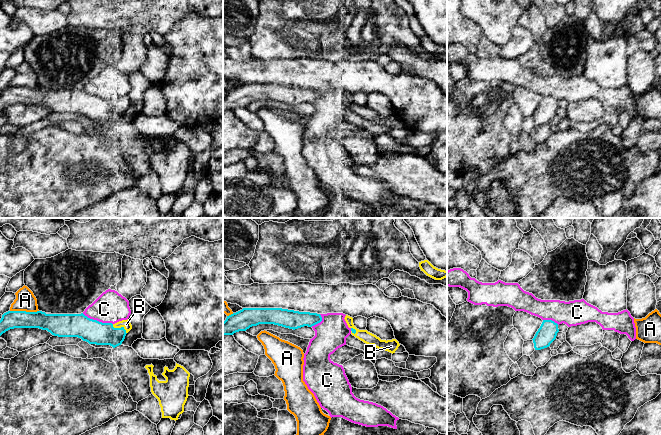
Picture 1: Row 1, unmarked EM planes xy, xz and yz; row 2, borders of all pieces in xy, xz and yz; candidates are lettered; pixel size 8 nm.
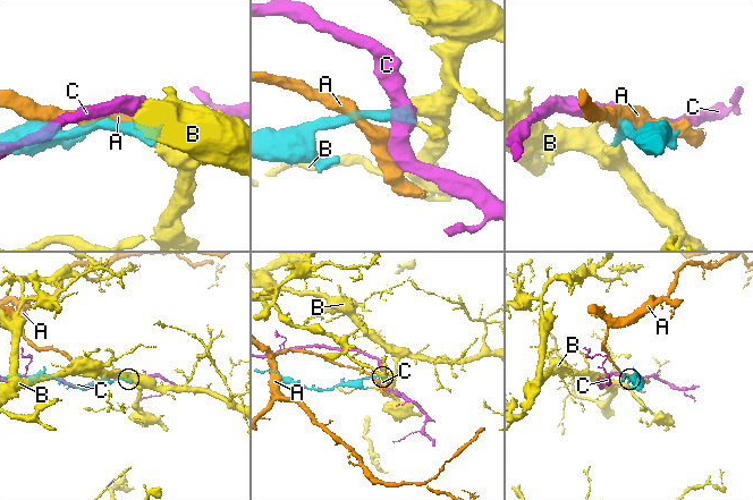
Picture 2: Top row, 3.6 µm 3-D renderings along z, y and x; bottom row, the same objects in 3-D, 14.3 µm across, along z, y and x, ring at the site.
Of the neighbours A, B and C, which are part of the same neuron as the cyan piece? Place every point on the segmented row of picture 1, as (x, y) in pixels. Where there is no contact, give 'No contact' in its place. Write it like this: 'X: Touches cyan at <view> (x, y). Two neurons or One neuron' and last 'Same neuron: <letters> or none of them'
A: Touches cyan at xy (24, 311). Two neurons
B: Touches cyan at xy (121, 327). One neuron
C: Touches cyan at xy (96, 320). Two neurons
Same neuron: B

